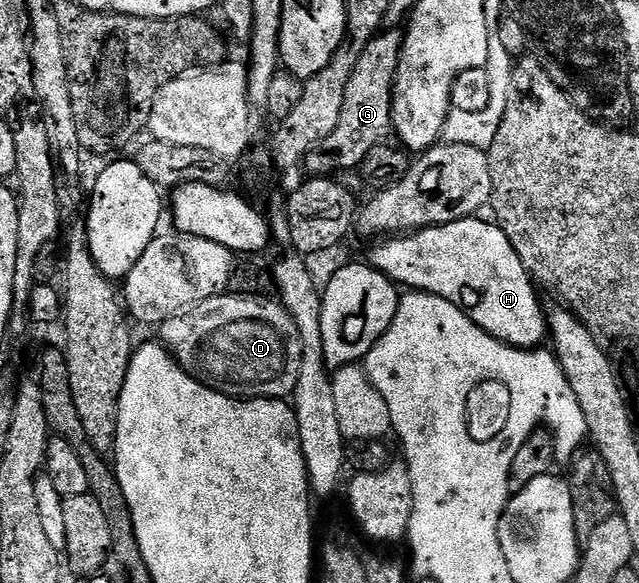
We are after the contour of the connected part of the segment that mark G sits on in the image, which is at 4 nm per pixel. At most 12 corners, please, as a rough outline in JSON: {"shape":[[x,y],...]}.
{"shape":[[403,35],[363,49],[335,133],[303,167],[313,177],[360,168],[393,131]]}

